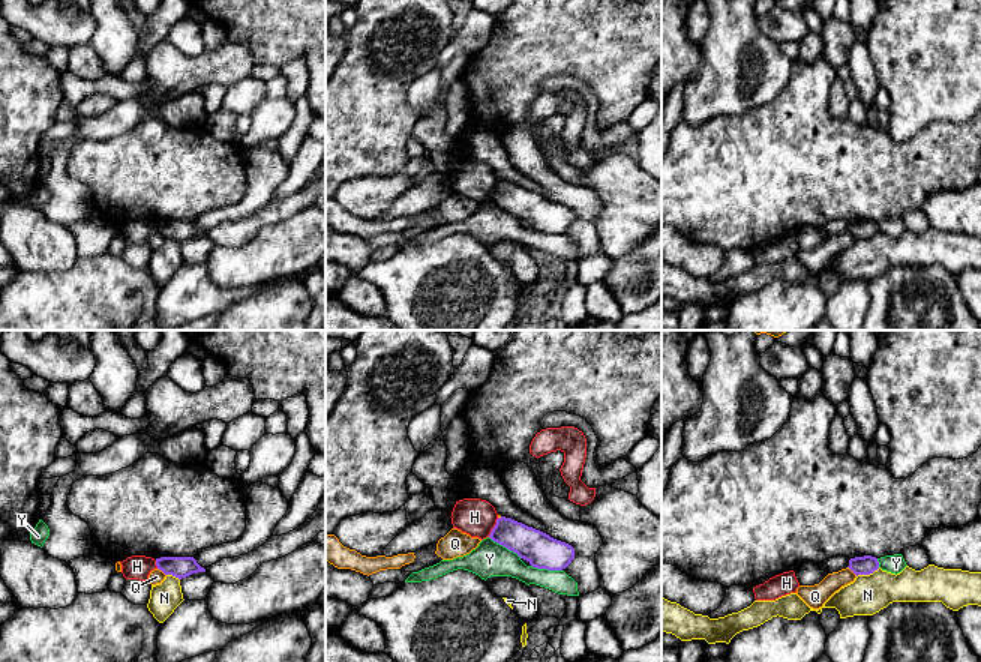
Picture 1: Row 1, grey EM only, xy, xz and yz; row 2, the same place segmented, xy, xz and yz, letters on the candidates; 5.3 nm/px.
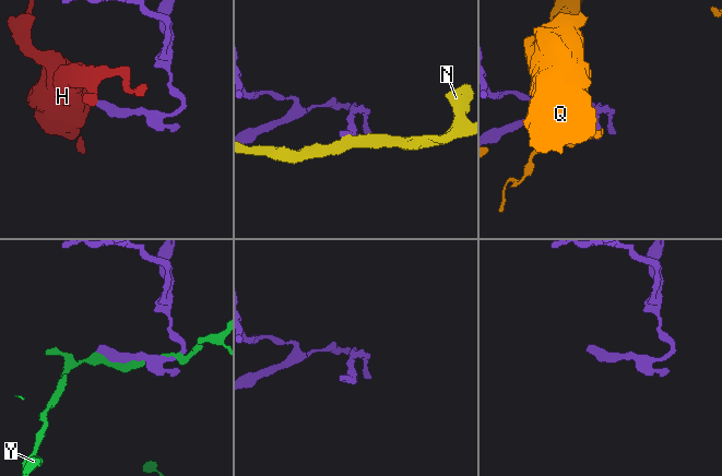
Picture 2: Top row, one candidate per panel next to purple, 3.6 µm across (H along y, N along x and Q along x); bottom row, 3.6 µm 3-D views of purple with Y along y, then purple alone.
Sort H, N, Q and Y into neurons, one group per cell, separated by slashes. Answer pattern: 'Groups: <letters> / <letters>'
Groups: H / N / Q / Y

